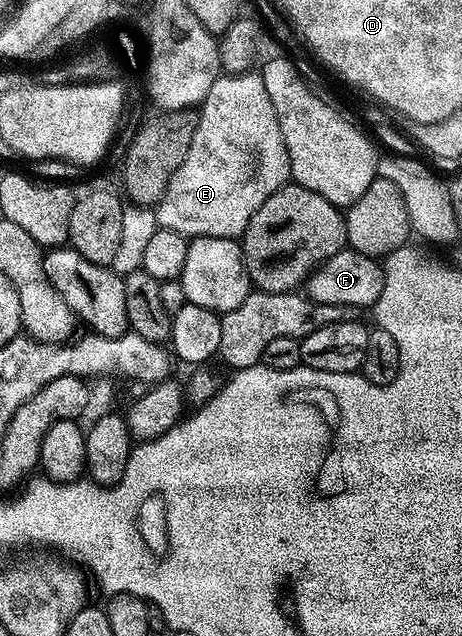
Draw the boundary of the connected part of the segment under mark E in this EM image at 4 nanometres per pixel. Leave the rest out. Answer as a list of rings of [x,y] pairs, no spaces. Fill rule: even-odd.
[[[223,73],[201,102],[188,156],[184,156],[184,164],[180,164],[176,176],[172,176],[164,196],[158,201],[158,225],[163,230],[185,234],[187,239],[204,236],[241,239],[242,233],[248,228],[248,220],[256,216],[256,208],[260,208],[260,204],[264,204],[272,192],[290,181],[288,148],[284,148],[284,136],[280,132],[272,100],[268,100],[268,92],[264,92],[261,73]]]

